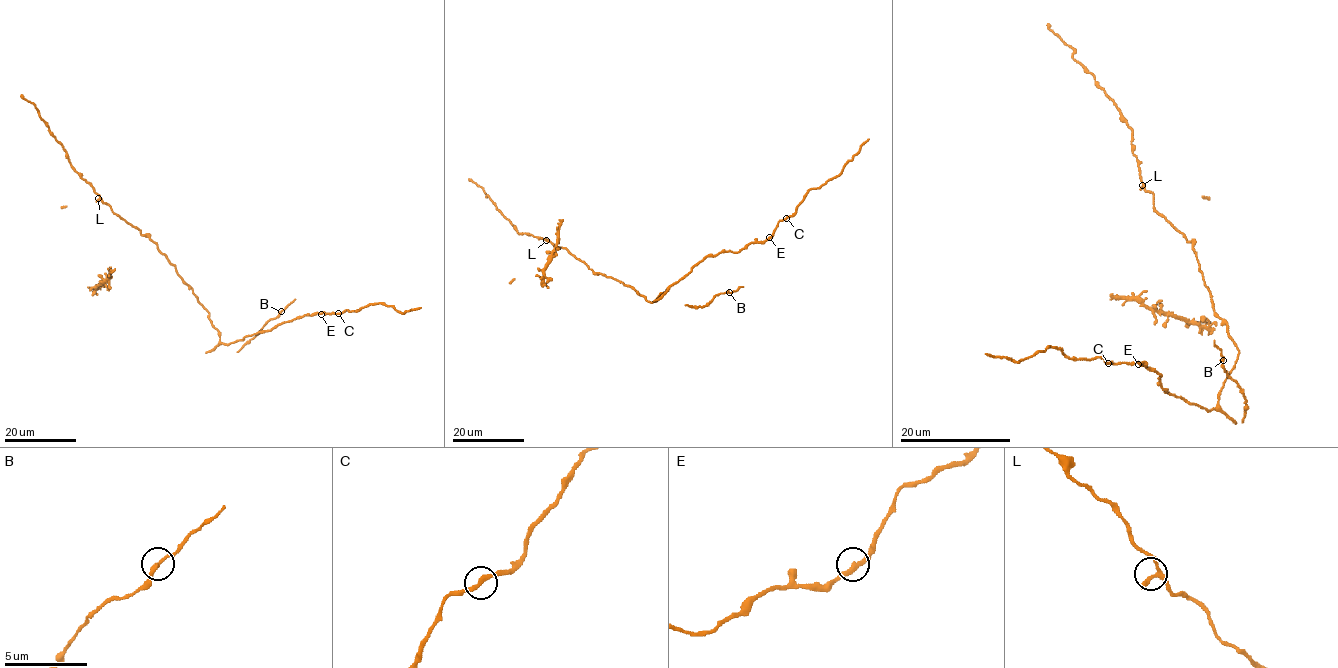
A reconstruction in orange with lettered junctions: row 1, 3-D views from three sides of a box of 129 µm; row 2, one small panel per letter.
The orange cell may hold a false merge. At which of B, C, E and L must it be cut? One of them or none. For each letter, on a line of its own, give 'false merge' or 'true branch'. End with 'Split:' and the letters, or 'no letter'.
B: true branch
C: false merge
E: true branch
L: true branch
Split: C

